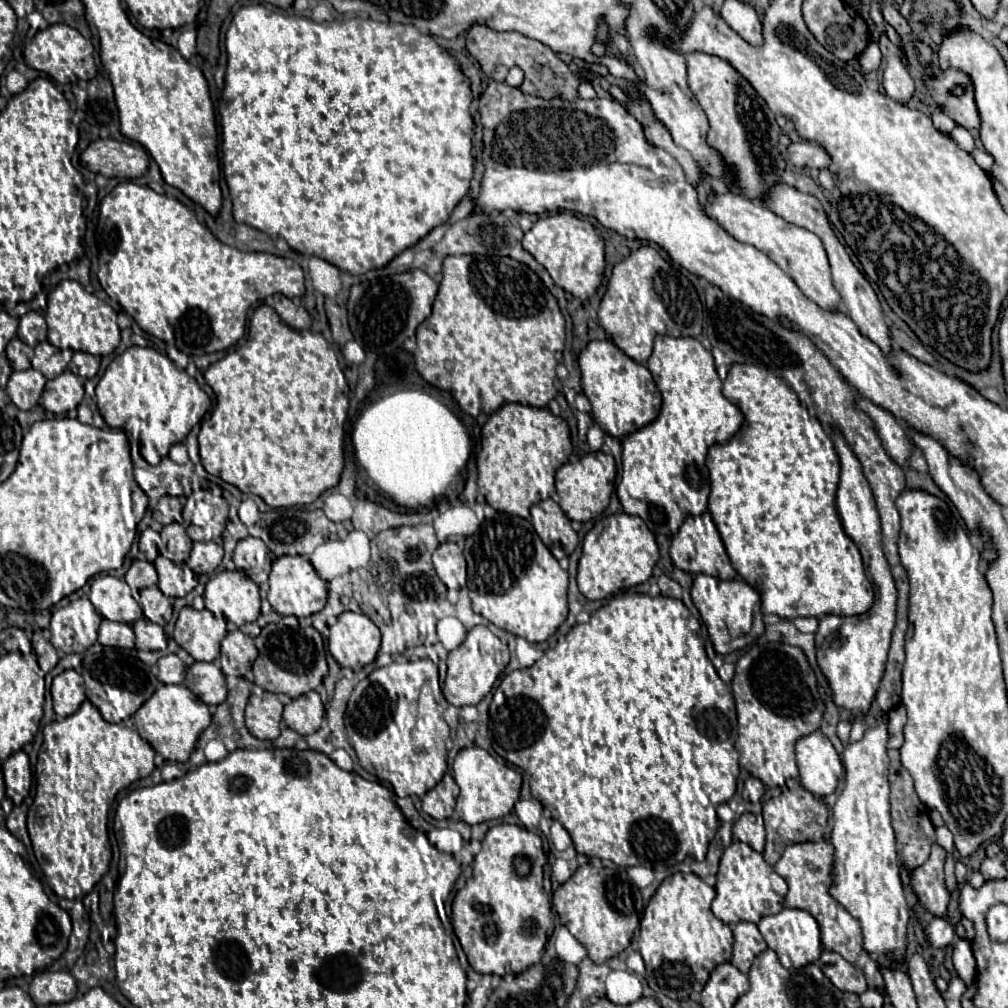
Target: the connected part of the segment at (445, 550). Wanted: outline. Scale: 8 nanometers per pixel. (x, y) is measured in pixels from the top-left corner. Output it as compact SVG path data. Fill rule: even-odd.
M455 542L439 544L439 548L433 554L433 566L437 570L437 576L449 590L465 588L467 566L465 566L465 558Z

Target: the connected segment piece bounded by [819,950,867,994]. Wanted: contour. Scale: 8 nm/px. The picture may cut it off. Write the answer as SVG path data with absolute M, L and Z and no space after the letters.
M823 950L819 958L819 966L823 974L843 992L853 992L853 994L863 994L867 990L867 982L859 970L855 970L841 954Z

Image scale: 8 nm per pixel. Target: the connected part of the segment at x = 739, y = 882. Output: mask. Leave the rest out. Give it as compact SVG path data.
M735 840L729 848L725 848L721 856L715 890L717 890L717 896L711 908L713 914L725 924L739 924L739 922L759 922L763 916L779 914L779 910L783 910L787 884L773 870L773 866L769 866L763 860L759 852Z

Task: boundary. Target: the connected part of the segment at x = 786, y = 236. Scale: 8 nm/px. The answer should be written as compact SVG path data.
M733 192L715 194L709 200L705 212L711 218L715 218L735 240L751 244L757 250L761 250L763 254L767 254L787 276L791 276L795 280L795 284L803 290L803 294L807 294L807 298L811 298L813 302L819 302L819 306L823 306L823 310L839 310L841 308L839 306L841 298L833 286L831 268L827 262L827 254L823 250L823 242L819 242L819 238L815 234L811 234L809 230L803 230L795 224L785 222L775 212L767 210L765 206L759 206L759 202L753 202L753 200L733 194Z

